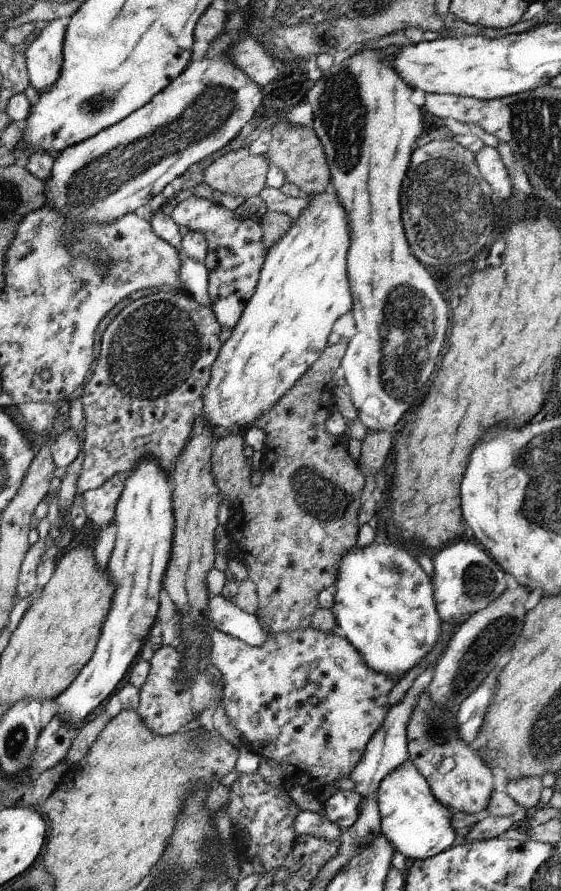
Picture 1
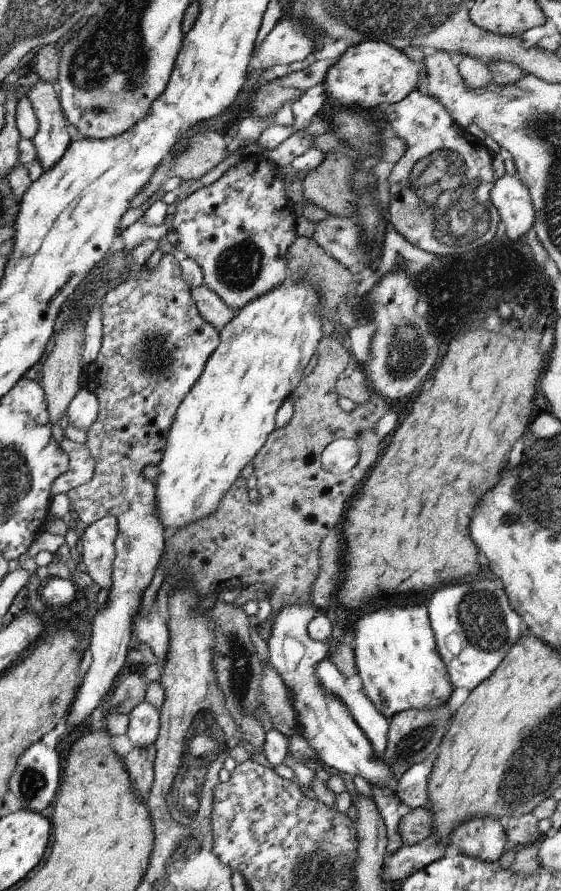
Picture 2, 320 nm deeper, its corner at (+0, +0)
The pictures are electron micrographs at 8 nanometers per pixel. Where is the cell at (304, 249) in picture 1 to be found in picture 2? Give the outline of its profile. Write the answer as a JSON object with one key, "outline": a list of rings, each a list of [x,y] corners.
{"outline":[[[284,282],[270,293],[258,297],[254,302],[246,305],[244,309],[237,311],[233,320],[222,329],[222,346],[217,346],[218,354],[214,354],[214,358],[210,358],[210,366],[205,366],[206,374],[201,374],[202,382],[198,382],[198,386],[194,386],[194,390],[189,390],[190,394],[185,396],[186,402],[181,402],[182,410],[177,410],[178,418],[173,420],[174,430],[169,430],[170,446],[165,446],[166,458],[162,457],[162,460],[157,464],[159,477],[154,482],[157,498],[155,507],[157,508],[157,517],[161,519],[161,523],[165,527],[175,526],[178,529],[184,528],[186,525],[190,525],[193,522],[209,517],[210,514],[214,514],[218,510],[218,504],[224,498],[224,494],[238,480],[242,468],[252,462],[252,458],[261,452],[260,448],[264,448],[266,441],[269,440],[270,433],[277,428],[275,425],[277,410],[291,396],[293,390],[301,384],[302,372],[308,366],[312,354],[316,352],[318,340],[324,336],[322,334],[324,327],[322,326],[322,322],[318,320],[318,313],[321,313],[319,310],[319,296],[317,295],[317,291],[308,282]]]}

